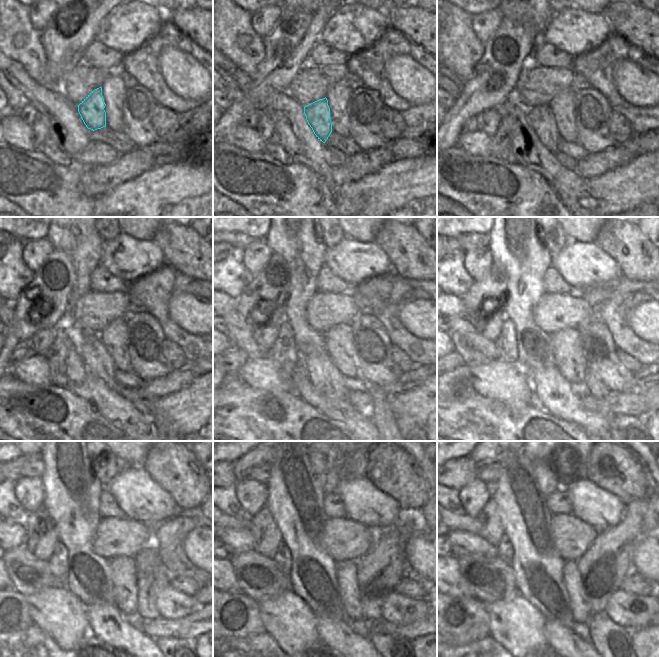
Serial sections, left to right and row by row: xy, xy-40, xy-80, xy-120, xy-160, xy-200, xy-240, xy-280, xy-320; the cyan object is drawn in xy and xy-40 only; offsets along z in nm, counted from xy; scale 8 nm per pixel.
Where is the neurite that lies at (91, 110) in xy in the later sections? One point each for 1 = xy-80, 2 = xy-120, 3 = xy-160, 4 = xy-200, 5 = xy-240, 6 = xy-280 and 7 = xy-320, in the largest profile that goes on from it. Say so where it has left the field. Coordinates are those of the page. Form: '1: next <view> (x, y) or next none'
1: next xy-80 (541, 119)
2: next xy-120 (97, 359)
3: next xy-160 (321, 371)
4: next xy-200 (554, 394)
5: next xy-240 (107, 623)
6: next xy-280 (338, 635)
7: next xy-320 (563, 640)

